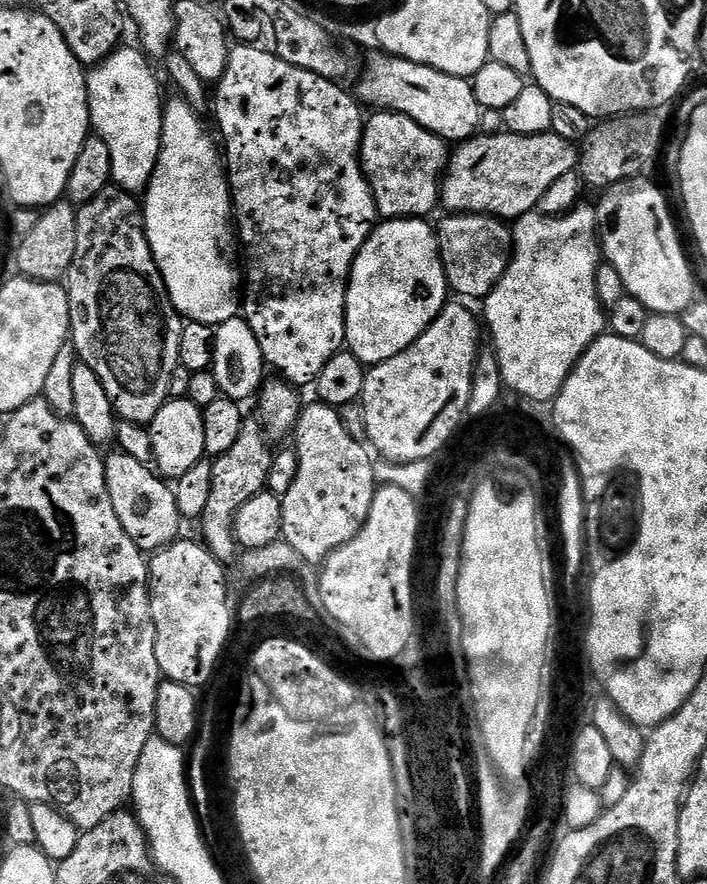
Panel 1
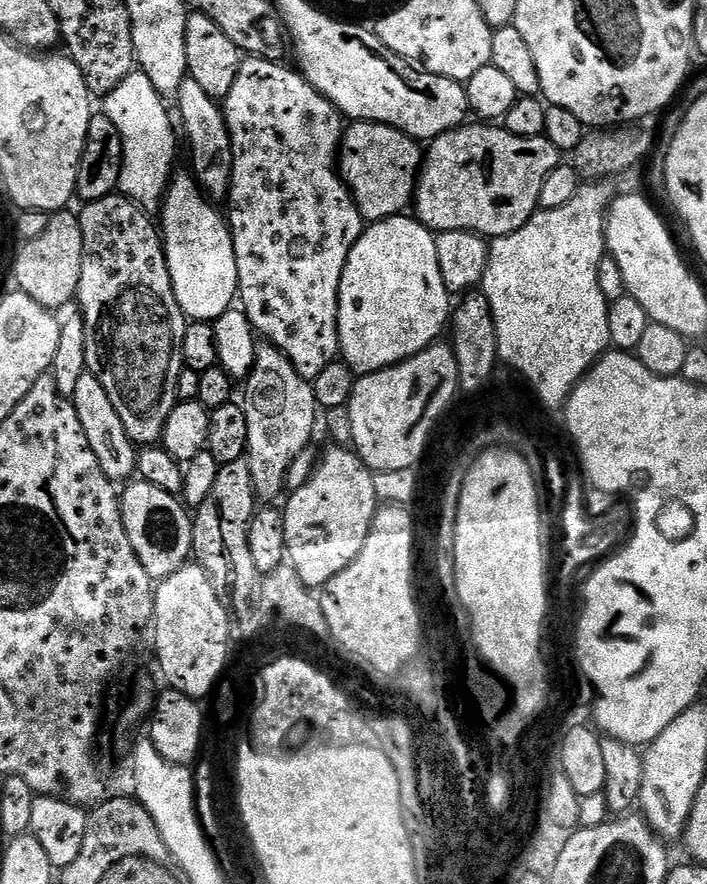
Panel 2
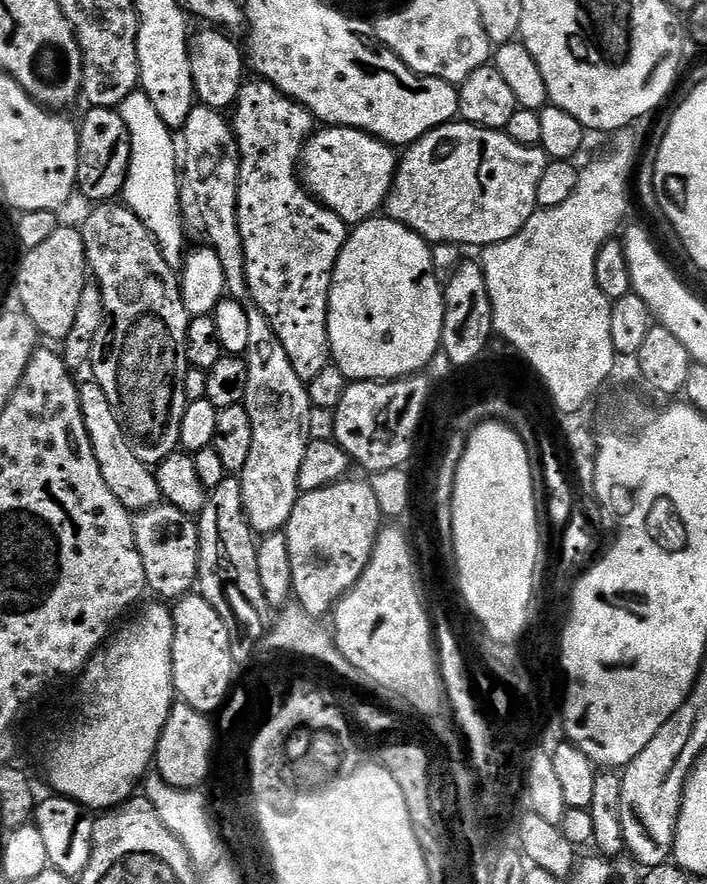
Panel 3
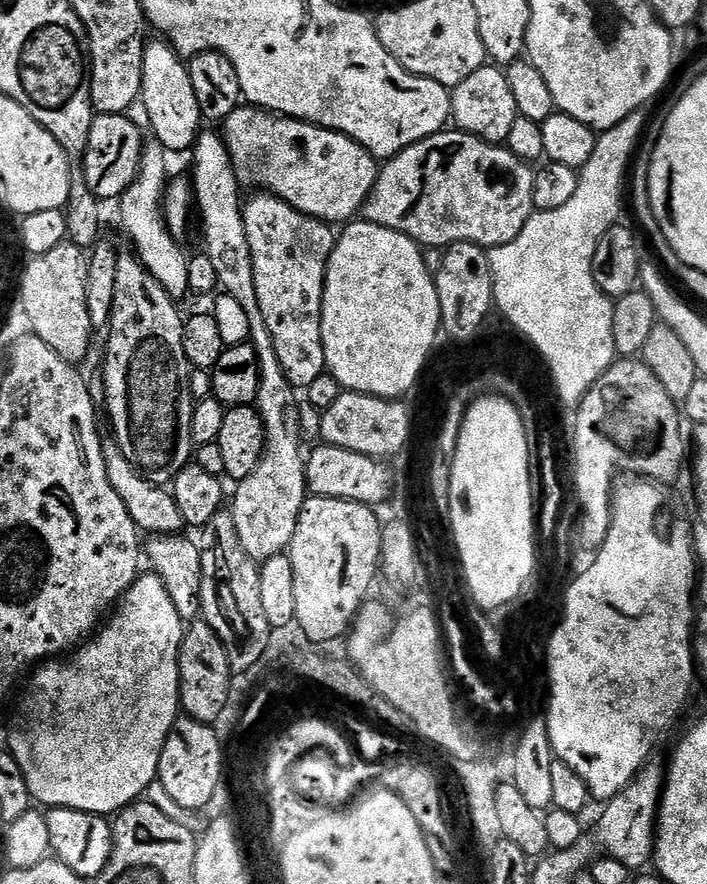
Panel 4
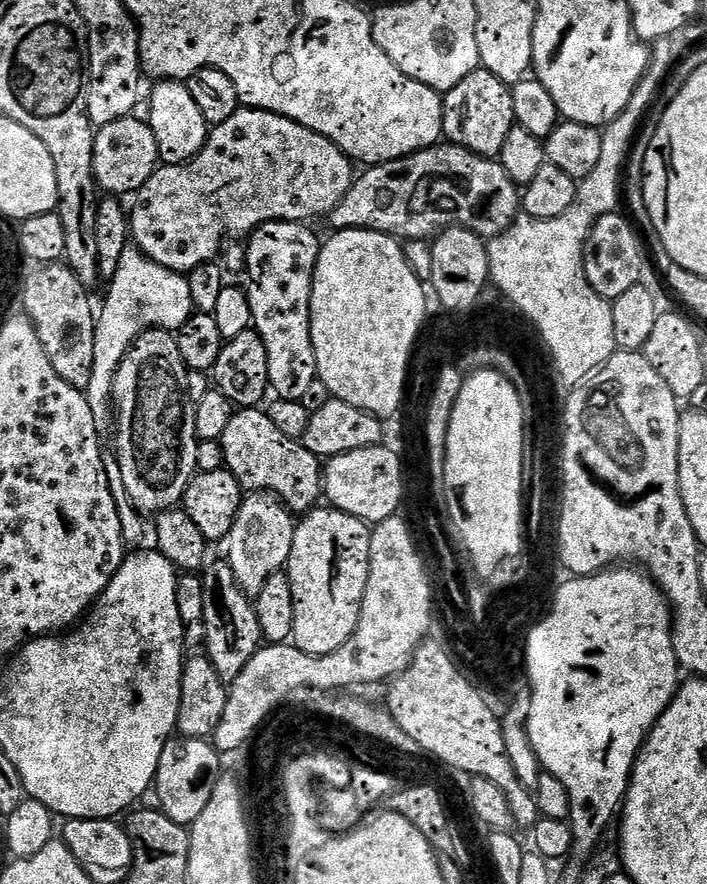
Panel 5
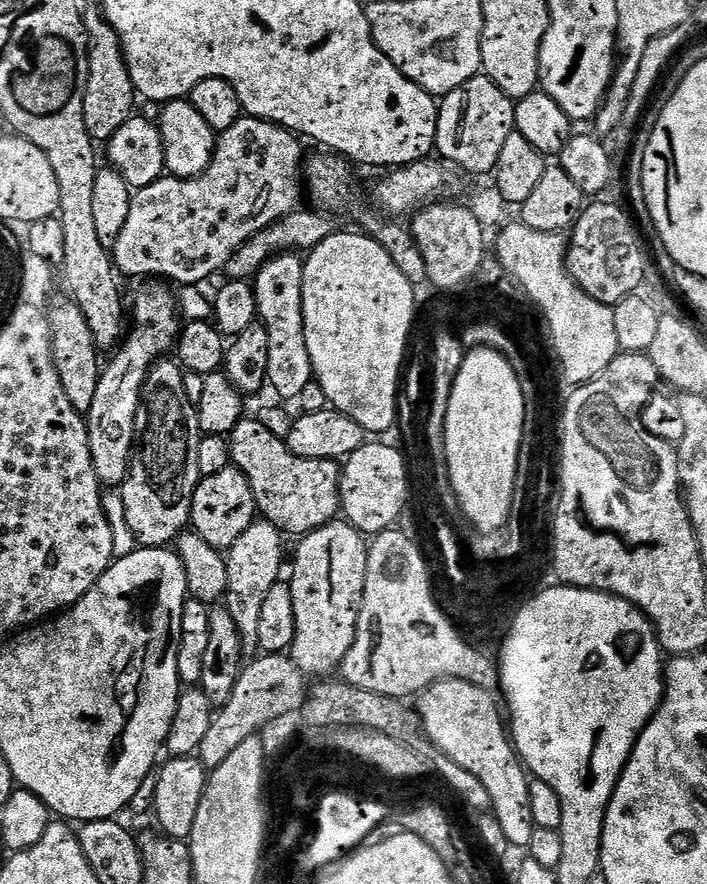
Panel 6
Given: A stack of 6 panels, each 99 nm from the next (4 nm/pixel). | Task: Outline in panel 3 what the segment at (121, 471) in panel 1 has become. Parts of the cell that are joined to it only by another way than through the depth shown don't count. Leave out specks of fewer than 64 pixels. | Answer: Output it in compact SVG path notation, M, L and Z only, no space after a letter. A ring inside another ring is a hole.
M158 503L135 517L134 538L138 554L142 554L149 593L157 592L161 601L175 602L197 587L200 575L200 529L193 517L170 503Z

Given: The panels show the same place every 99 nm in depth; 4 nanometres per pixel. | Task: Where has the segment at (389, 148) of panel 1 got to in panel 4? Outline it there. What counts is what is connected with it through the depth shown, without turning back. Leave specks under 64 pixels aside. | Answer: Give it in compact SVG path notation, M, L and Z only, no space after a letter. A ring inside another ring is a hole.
M255 106L234 109L222 128L236 177L245 189L271 192L294 210L333 226L347 225L361 215L376 181L378 161L346 134Z

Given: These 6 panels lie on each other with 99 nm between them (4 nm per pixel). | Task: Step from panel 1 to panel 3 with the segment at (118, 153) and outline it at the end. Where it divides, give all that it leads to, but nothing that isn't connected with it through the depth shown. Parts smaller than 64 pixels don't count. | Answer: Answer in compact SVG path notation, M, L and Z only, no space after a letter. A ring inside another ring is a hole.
M134 91L126 102L119 106L122 122L126 122L126 130L130 134L130 166L126 174L123 203L134 213L156 240L160 248L160 256L173 270L184 263L184 220L180 217L180 188L182 192L182 176L176 172L148 172L148 164L164 164L172 155L177 155L178 144L172 141L173 129L162 122L158 110L150 103L150 98L142 91Z

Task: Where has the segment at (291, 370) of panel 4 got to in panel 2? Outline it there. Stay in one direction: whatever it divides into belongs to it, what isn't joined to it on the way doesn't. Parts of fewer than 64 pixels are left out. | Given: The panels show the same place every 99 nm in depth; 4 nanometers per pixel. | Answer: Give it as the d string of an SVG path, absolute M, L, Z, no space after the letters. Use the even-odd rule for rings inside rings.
M248 56L241 59L238 78L234 78L234 86L230 86L230 94L226 94L226 98L222 101L226 126L232 143L232 185L228 187L226 197L226 205L228 204L226 219L232 230L234 254L238 262L238 282L240 283L238 300L242 310L248 315L253 329L267 343L282 350L282 354L290 358L294 370L298 370L302 378L311 382L318 378L318 374L322 374L322 370L326 370L326 366L337 363L340 356L340 339L338 338L340 279L342 270L350 258L350 250L354 242L358 242L358 238L364 233L366 221L358 210L351 190L348 189L338 171L338 153L344 139L345 117L340 115L337 108L326 97L318 94L318 90L314 90L314 86L310 86L310 82L306 82L306 78L300 75L295 67L287 68L286 65L287 63L284 62L264 60L261 56Z

